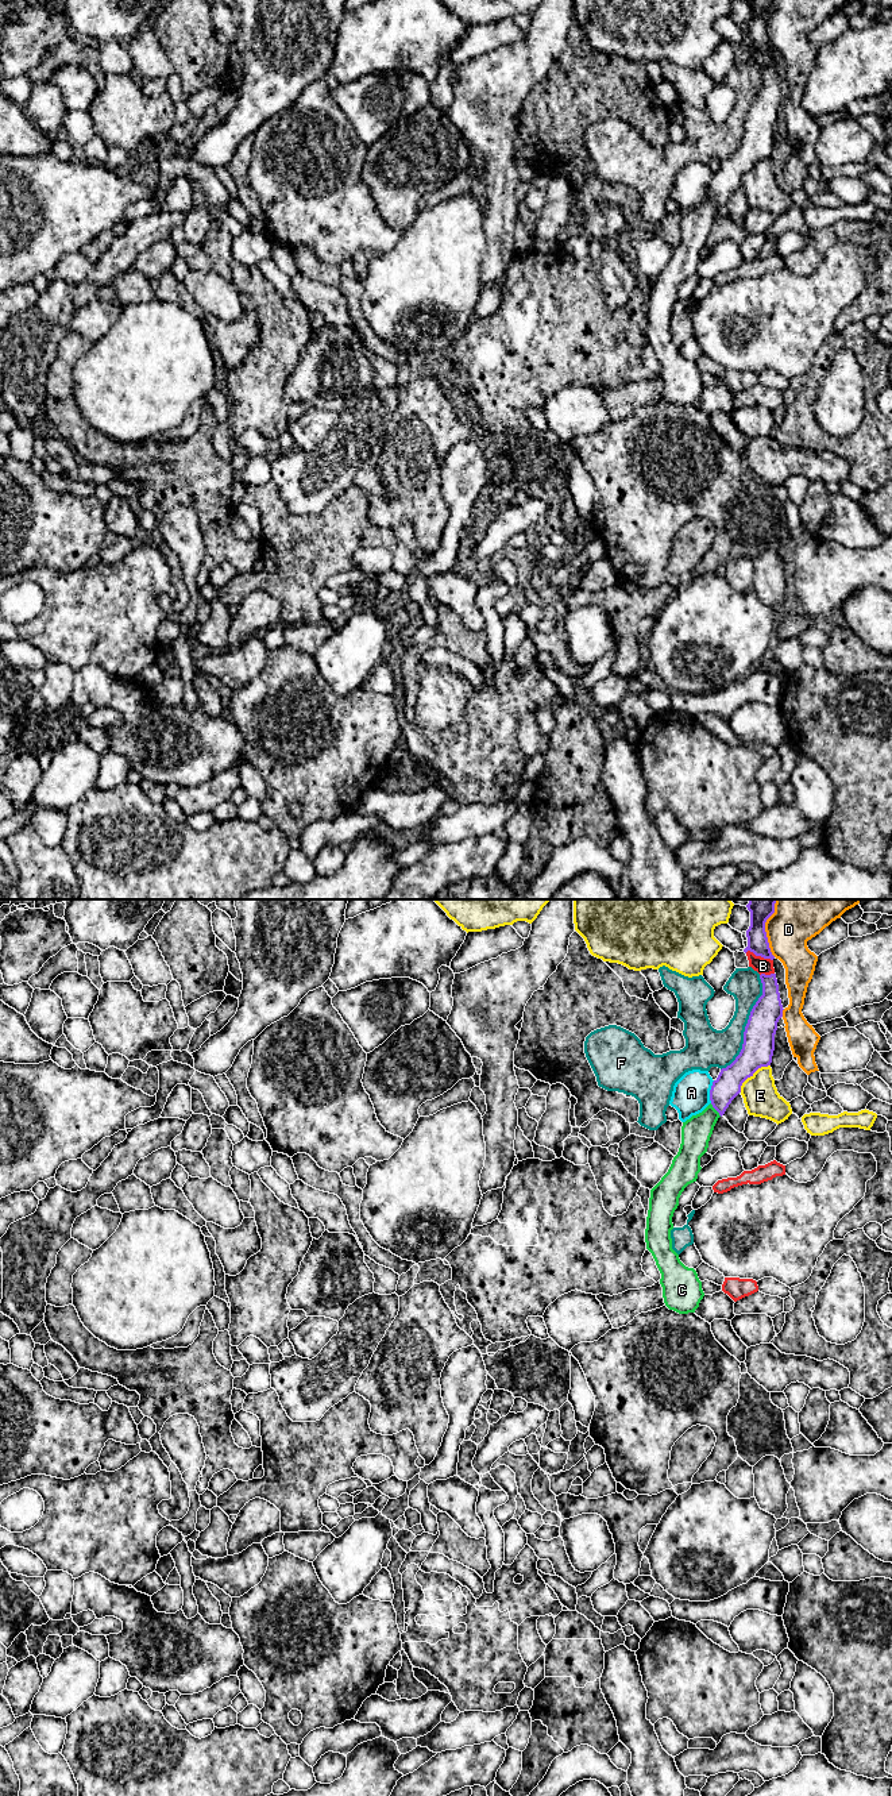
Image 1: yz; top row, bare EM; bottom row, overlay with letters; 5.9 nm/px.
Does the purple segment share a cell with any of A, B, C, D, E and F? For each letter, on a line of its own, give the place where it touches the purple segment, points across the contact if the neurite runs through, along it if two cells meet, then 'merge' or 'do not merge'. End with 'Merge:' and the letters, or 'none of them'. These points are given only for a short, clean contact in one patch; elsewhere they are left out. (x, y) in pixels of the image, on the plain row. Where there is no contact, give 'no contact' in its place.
A: contact yz (710, 184); do not merge
B: contact yz (759, 47); do not merge
C: contact yz (715, 201); way yz (728, 178), (721, 187), (715, 201), (695, 224); merge
D: contact yz (765, 24); do not merge
E: contact yz (752, 166); do not merge
F: contact yz (746, 116); do not merge
Merge: C

